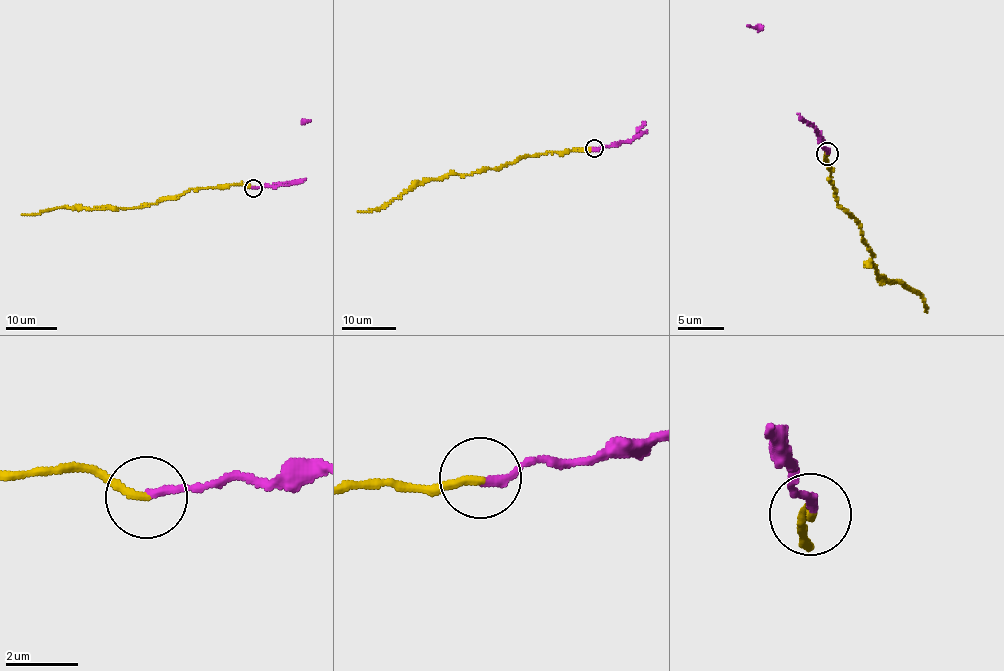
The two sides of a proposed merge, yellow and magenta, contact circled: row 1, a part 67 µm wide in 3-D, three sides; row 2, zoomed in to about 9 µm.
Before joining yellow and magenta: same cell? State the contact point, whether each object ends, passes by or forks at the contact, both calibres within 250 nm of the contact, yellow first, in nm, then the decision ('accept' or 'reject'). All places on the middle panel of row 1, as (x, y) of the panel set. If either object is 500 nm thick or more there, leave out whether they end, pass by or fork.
(594, 148) | yellow ends | magenta ends | 240/240 nm | accept

